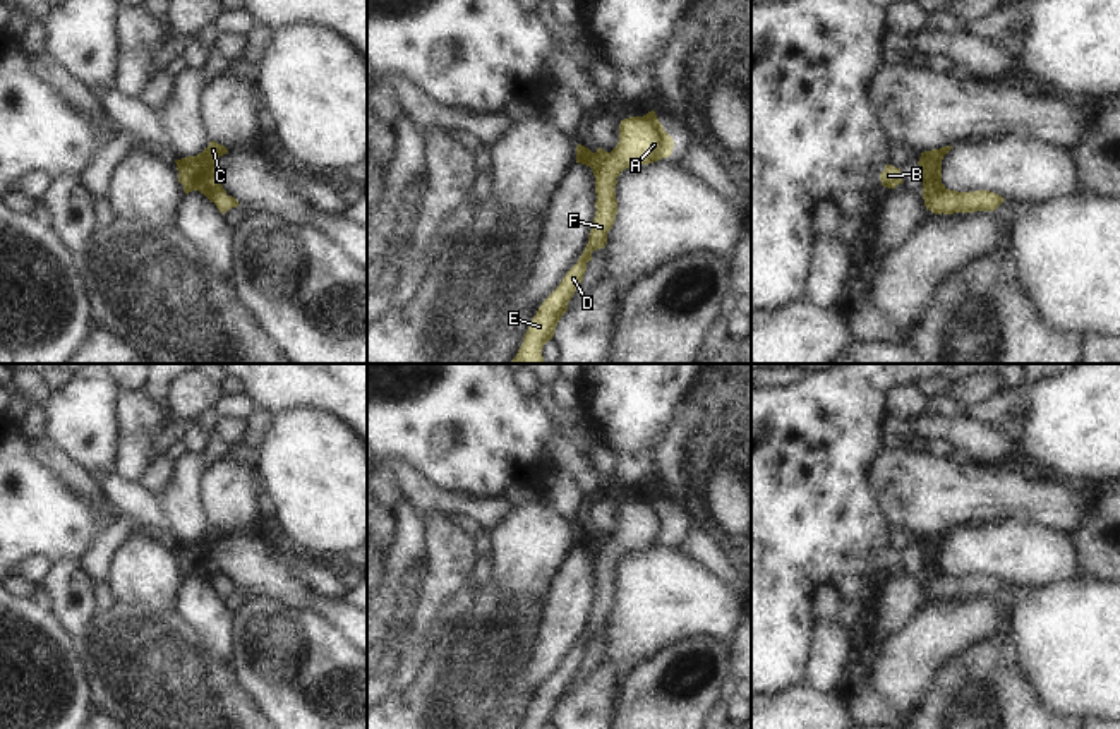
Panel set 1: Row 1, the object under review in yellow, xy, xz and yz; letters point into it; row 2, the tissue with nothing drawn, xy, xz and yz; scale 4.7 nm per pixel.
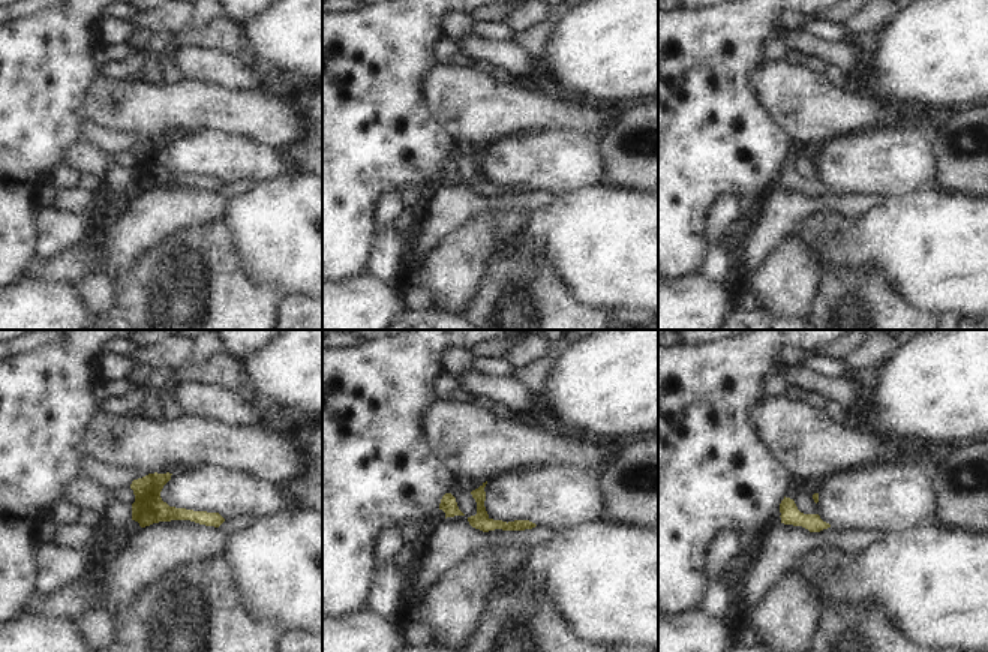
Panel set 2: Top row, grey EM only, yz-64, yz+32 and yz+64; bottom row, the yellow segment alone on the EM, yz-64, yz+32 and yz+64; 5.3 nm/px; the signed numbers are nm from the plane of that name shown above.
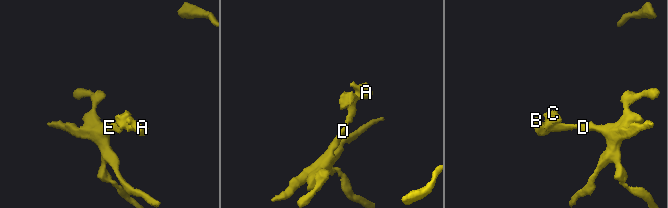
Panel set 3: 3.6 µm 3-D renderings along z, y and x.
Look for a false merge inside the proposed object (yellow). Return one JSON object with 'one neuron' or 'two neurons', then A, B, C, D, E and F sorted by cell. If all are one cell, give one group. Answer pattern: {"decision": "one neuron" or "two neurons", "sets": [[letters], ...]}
{"decision": "one neuron", "sets": [["A", "B", "C", "D", "E", "F"]]}

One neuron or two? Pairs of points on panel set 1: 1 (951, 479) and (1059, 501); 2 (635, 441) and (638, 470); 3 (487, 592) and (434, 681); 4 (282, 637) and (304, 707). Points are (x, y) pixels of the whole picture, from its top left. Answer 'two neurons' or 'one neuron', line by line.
1: one neuron
2: one neuron
3: one neuron
4: one neuron

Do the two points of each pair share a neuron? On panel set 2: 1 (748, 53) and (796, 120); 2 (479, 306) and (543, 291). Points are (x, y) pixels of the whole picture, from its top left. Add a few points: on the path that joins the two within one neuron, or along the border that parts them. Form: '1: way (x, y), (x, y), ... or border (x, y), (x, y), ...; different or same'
1: border (769, 62), (754, 78), (754, 90), (763, 105); different
2: way (495, 294), (511, 278), (517, 282), (526, 282); same

